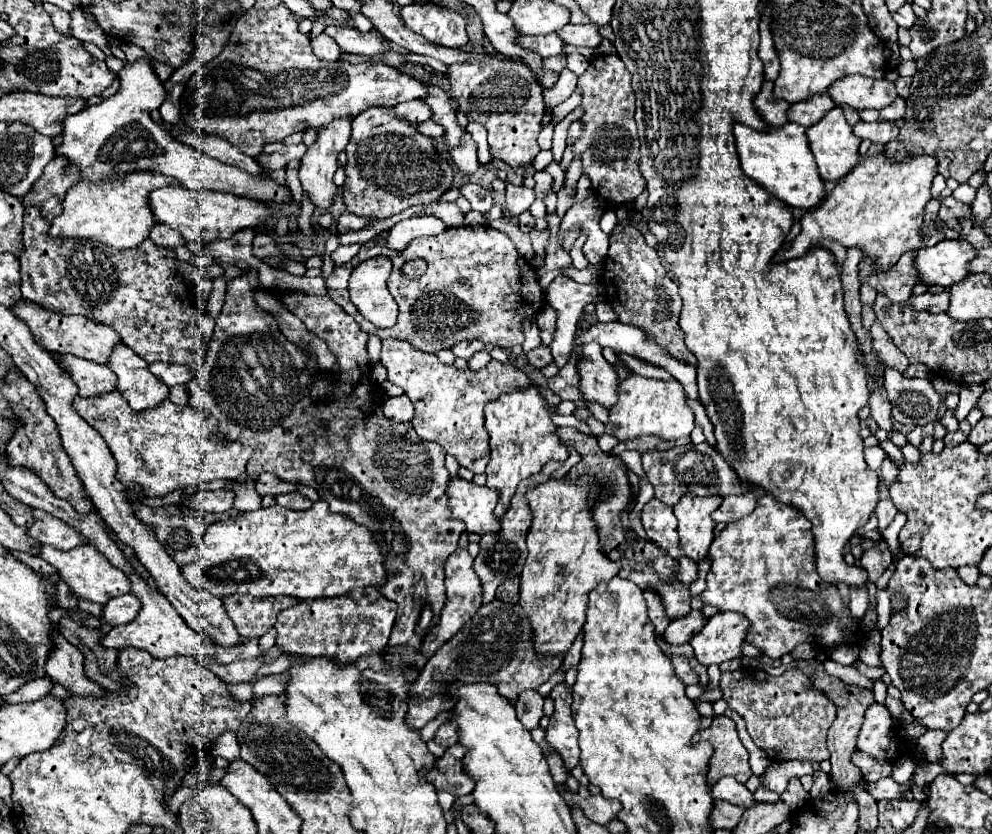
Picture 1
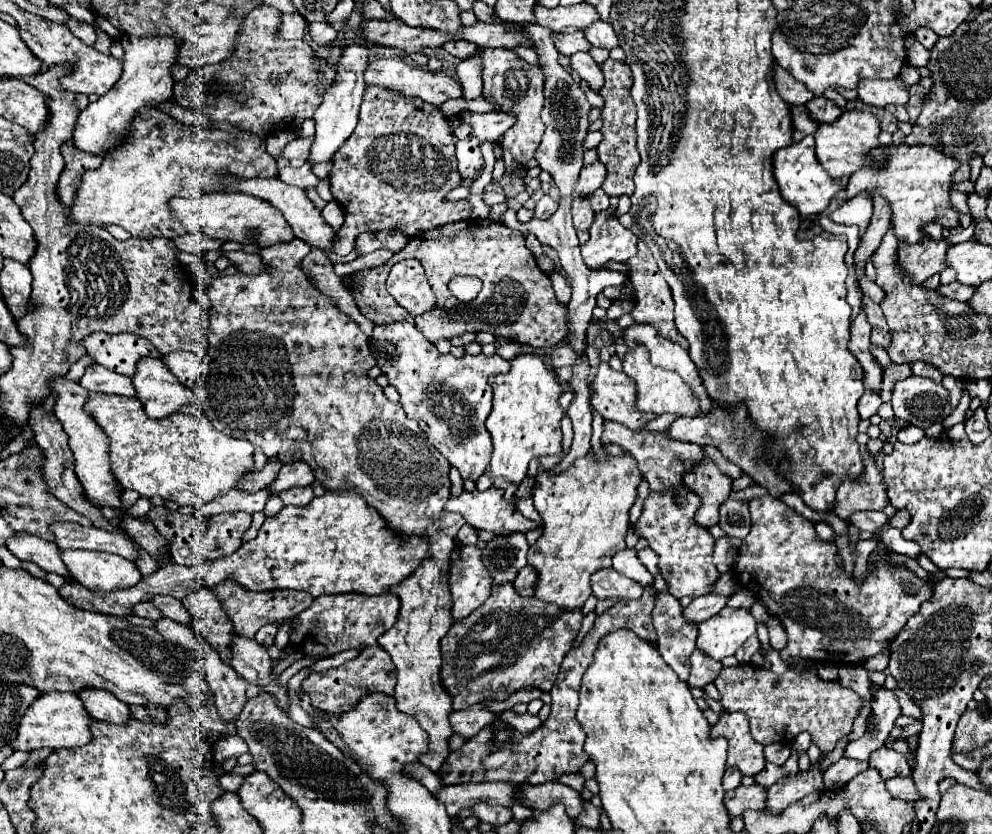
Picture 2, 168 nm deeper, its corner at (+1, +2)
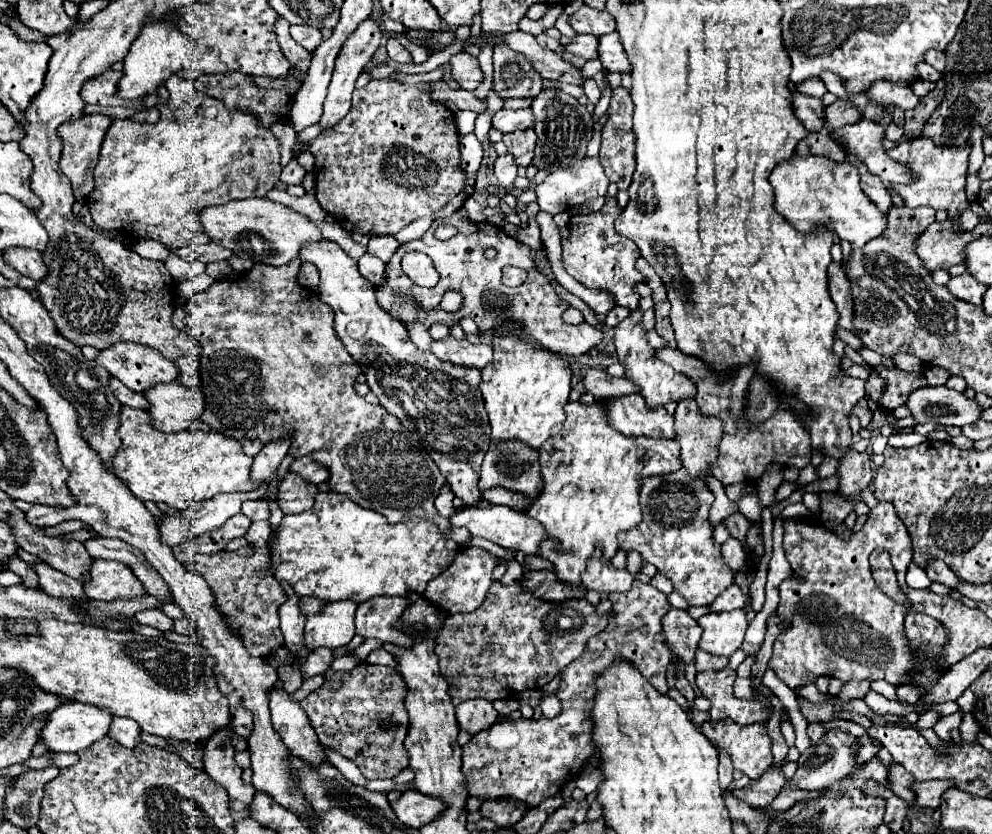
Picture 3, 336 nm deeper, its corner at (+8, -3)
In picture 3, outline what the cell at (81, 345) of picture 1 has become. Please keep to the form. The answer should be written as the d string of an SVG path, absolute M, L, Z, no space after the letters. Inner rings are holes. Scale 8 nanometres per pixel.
M117 342L117 344L113 344L109 350L103 350L99 354L97 364L107 368L111 376L119 378L133 392L147 392L149 388L153 388L161 382L173 382L179 376L179 368L175 366L175 362L167 360L157 350L151 350L151 348L135 344L135 342Z

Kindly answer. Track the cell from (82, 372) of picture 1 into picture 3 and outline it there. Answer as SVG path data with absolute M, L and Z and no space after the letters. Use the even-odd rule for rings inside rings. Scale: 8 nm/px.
M111 378L111 384L109 384L111 392L115 394L115 398L125 404L125 406L131 406L131 408L141 408L141 410L149 410L149 402L143 394L137 394L137 392L131 392L127 390L117 378Z

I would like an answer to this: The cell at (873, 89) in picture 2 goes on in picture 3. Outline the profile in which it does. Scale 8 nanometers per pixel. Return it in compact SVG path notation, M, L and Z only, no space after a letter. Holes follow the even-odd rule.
M875 82L869 90L867 90L867 96L871 102L875 104L881 104L881 106L897 106L901 110L911 110L915 108L921 98L907 86L895 86L893 82Z

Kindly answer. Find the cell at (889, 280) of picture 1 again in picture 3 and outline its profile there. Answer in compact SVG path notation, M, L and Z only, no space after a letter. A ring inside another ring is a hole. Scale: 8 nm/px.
M953 220L933 222L915 242L917 256L923 260L927 270L951 268L963 262L963 250L967 242L973 240L973 234L955 230Z

